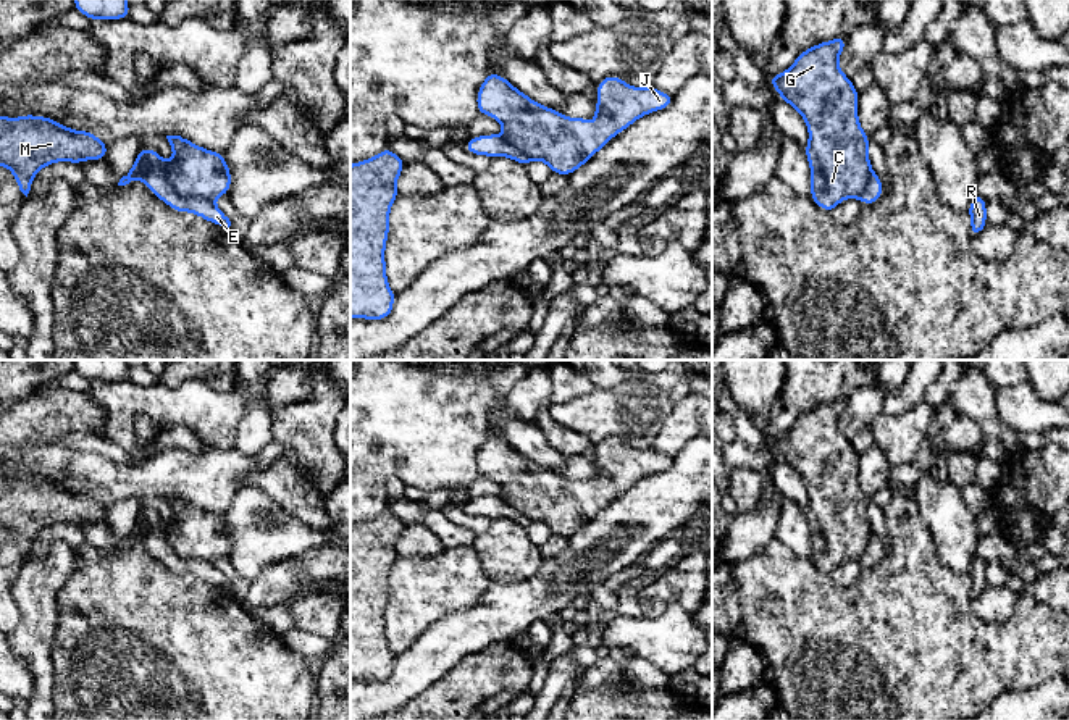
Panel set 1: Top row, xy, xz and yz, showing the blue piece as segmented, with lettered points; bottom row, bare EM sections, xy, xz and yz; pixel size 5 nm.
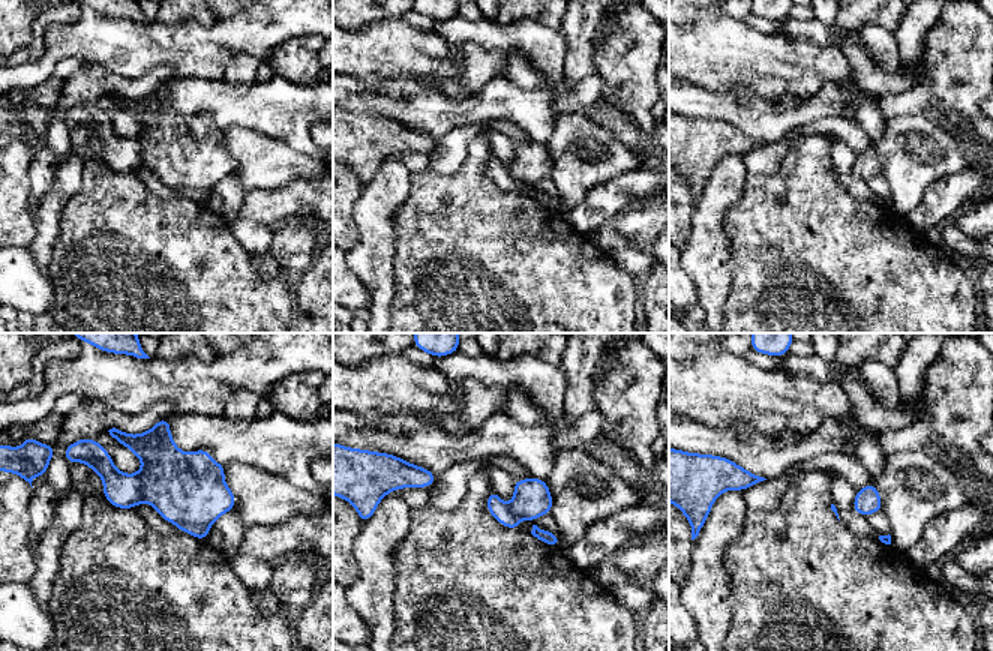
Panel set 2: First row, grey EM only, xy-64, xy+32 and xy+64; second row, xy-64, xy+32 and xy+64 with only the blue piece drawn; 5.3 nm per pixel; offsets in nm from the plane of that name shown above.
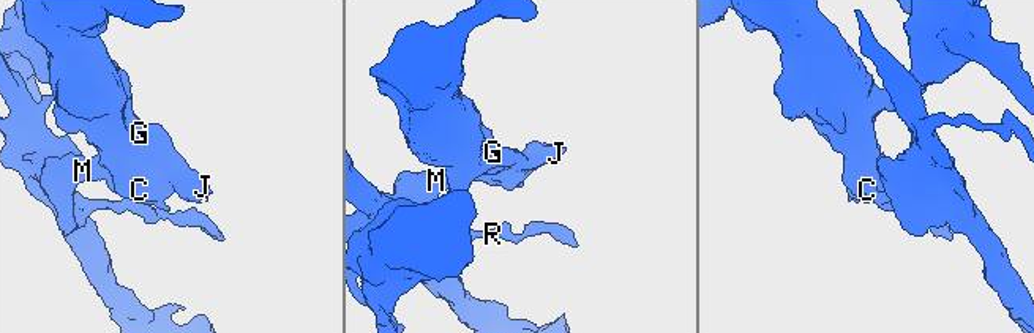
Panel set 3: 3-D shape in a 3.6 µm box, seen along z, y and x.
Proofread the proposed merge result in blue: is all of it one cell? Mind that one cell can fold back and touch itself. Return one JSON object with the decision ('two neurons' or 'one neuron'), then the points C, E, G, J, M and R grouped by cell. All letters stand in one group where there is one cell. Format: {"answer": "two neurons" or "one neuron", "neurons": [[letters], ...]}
{"answer": "one neuron", "neurons": [["C", "E", "G", "J", "M", "R"]]}

